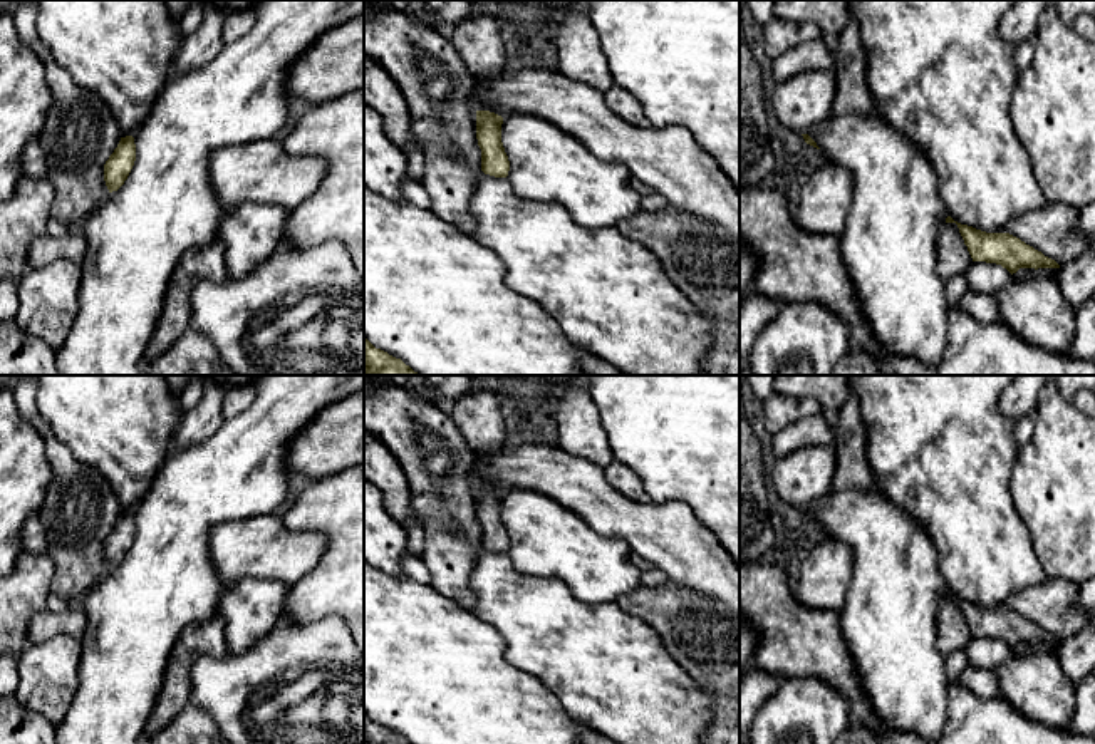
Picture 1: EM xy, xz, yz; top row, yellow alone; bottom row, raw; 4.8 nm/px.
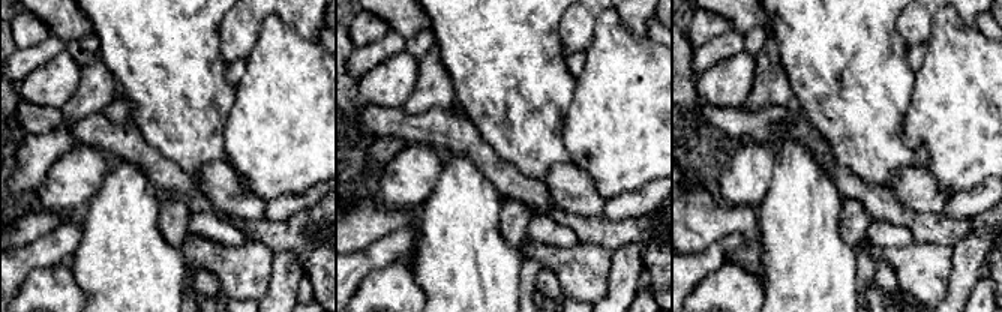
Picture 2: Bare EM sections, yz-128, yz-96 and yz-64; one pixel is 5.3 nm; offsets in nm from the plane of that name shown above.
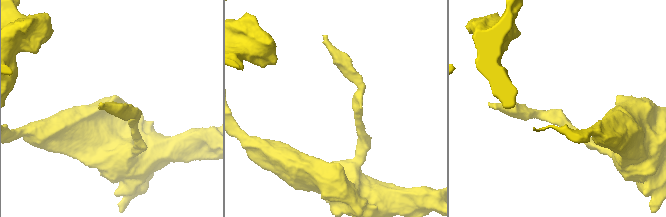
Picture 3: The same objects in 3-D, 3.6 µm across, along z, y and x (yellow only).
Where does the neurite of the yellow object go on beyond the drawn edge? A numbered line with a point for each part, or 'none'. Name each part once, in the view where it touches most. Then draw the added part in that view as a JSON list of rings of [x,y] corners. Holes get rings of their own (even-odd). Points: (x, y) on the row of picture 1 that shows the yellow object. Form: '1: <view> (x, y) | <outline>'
none

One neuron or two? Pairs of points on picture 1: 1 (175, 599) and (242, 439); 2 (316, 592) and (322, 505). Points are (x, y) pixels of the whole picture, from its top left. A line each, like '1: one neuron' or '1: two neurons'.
1: one neuron
2: one neuron

